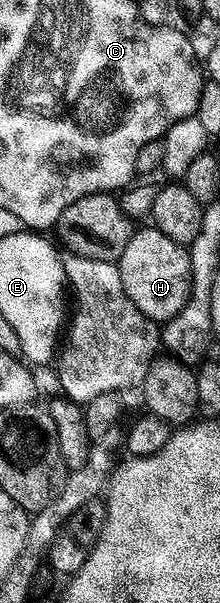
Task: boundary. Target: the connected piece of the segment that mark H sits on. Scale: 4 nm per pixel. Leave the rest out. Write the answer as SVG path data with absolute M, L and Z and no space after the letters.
M146 227L138 228L133 234L133 238L123 247L123 255L120 261L116 262L119 272L122 275L123 291L135 305L150 320L156 323L164 323L172 319L183 307L183 303L189 297L189 286L191 284L191 263L186 246L181 245L175 239L168 237L163 231Z

